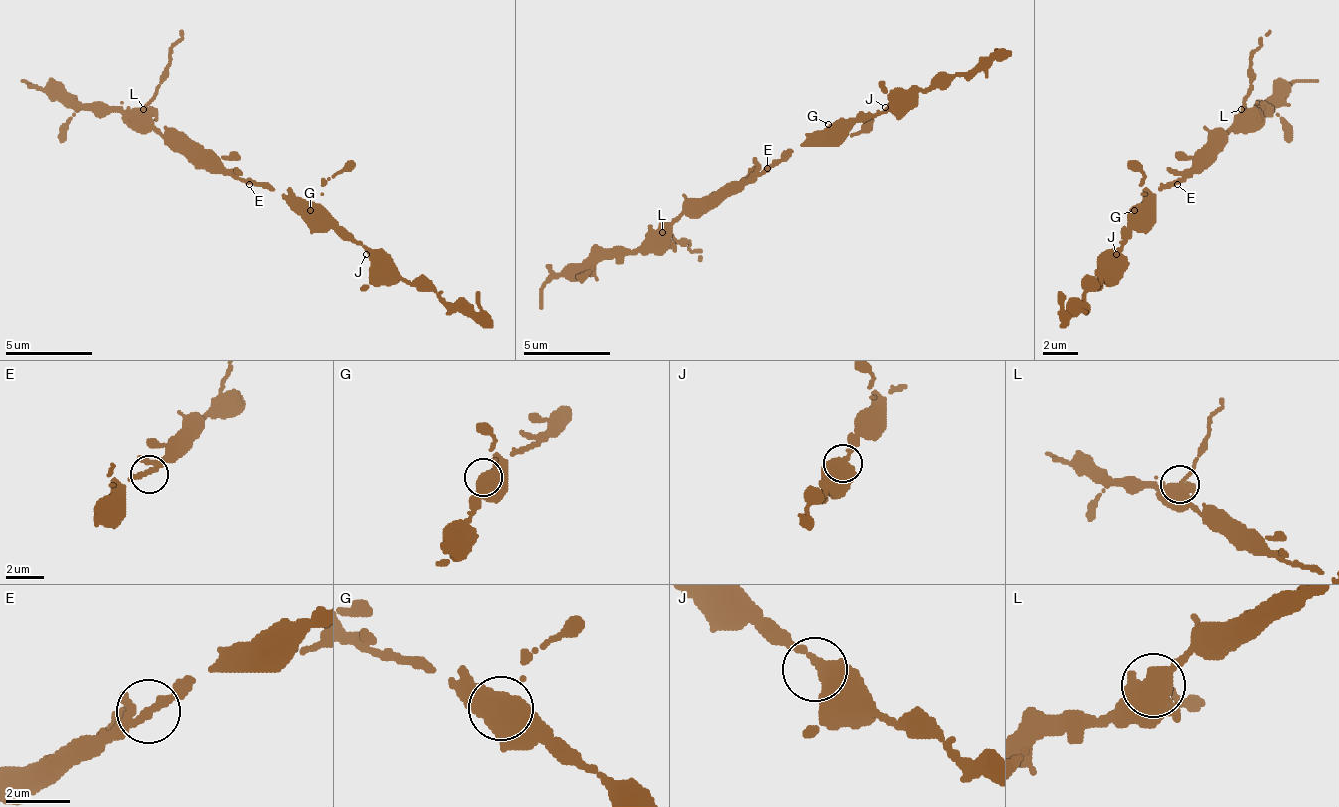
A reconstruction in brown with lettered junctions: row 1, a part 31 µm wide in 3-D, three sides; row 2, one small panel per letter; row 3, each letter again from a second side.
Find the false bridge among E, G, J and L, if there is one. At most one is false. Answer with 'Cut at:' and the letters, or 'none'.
Cut at: none

